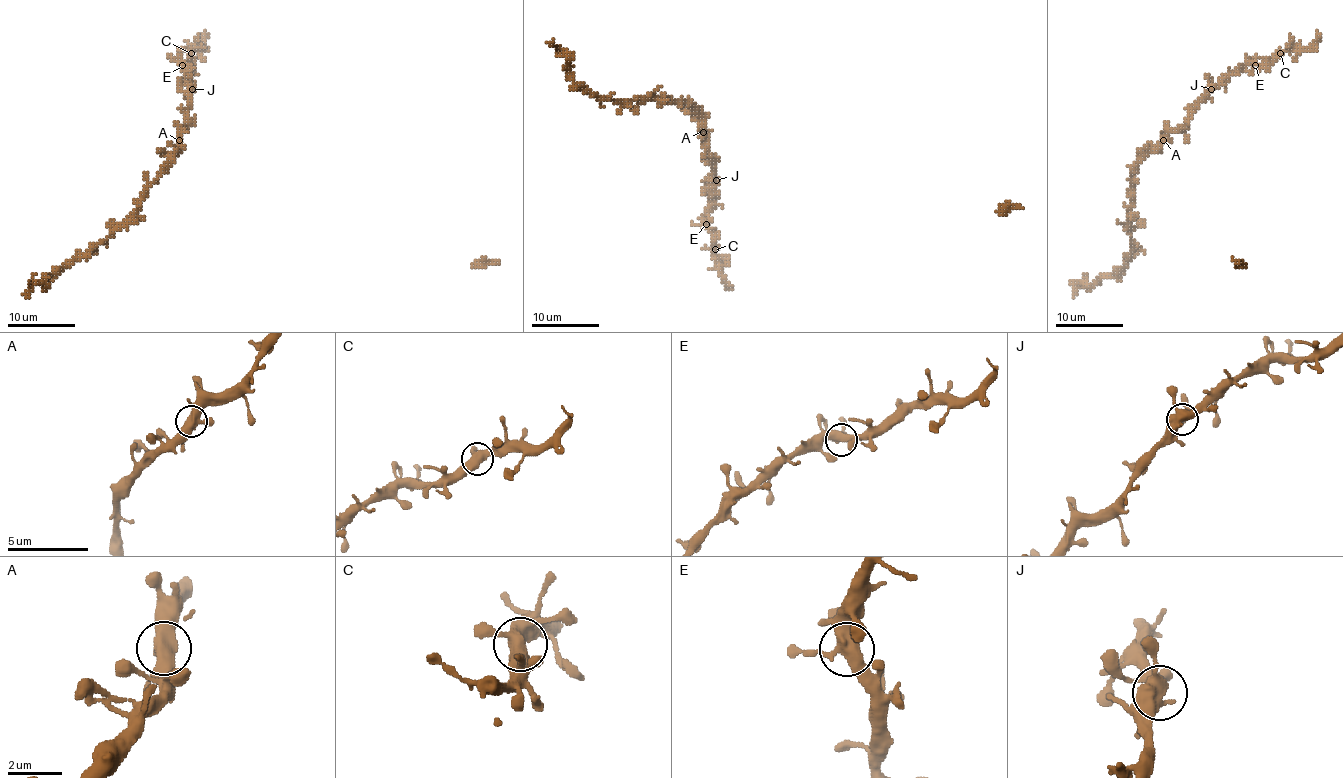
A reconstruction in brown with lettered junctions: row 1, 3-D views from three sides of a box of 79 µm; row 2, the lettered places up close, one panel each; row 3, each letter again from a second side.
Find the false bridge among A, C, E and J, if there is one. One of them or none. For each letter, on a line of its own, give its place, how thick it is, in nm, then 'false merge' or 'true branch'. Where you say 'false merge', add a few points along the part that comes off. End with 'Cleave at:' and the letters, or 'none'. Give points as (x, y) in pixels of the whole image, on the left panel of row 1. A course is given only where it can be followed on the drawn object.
A: at (179, 140); 480 nm thick; true branch
C: at (191, 53); 440 nm thick; true branch
E: at (182, 65); 440 nm thick; true branch
J: at (192, 89); 460 nm thick; true branch
Cleave at: none

